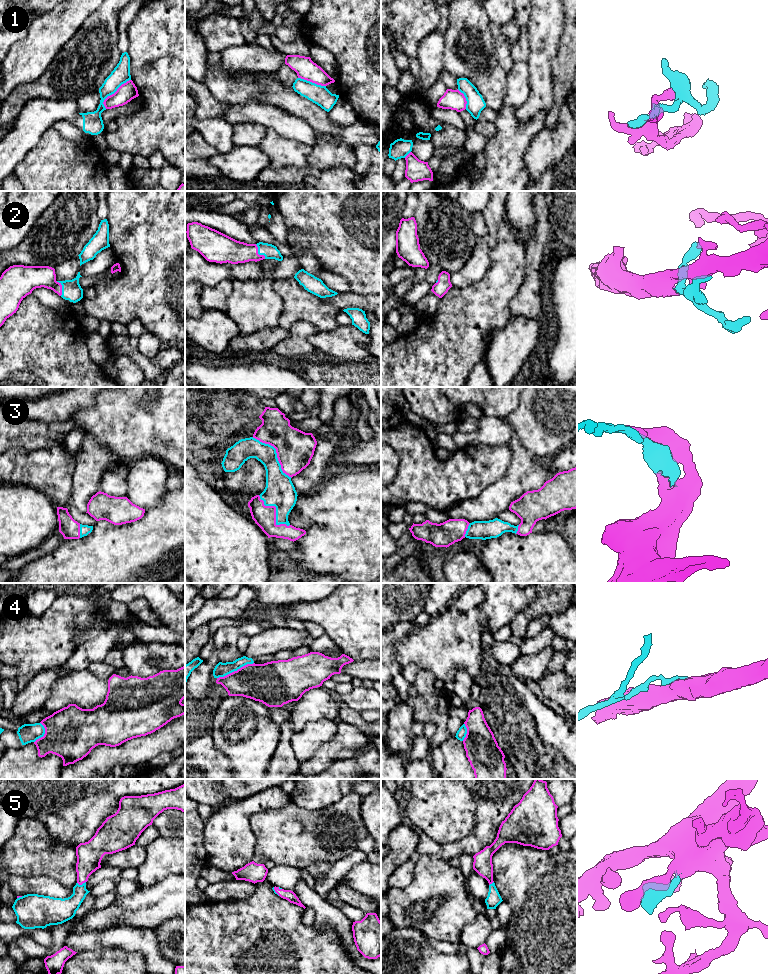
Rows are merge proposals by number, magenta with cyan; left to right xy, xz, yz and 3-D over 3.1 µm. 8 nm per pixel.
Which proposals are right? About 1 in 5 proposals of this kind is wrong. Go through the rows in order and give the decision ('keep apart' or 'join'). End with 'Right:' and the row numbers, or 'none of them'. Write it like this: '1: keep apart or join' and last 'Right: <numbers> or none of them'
1: keep apart
2: join
3: join
4: join
5: join
Right: 2, 3, 4, 5

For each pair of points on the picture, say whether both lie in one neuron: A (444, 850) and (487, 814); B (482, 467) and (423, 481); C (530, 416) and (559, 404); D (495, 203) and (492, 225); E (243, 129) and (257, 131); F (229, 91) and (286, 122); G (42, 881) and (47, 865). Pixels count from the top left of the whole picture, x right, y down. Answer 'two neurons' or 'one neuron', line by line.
A: one neuron
B: one neuron
C: one neuron
D: one neuron
E: one neuron
F: two neurons
G: two neurons

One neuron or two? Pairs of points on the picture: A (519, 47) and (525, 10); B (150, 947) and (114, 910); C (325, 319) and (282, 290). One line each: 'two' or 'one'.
A: one
B: two
C: one

